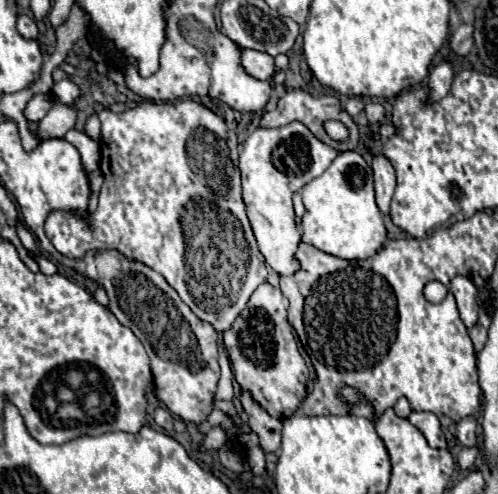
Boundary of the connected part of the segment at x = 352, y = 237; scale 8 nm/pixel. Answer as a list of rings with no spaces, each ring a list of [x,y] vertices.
[[[342,152],[322,176],[302,186],[300,194],[306,208],[300,220],[302,242],[344,260],[370,258],[384,244],[386,228],[372,192],[372,168],[358,152]]]

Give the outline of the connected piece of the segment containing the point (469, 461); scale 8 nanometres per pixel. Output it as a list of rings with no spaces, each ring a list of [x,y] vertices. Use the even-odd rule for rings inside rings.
[[[475,446],[472,448],[464,447],[457,457],[457,463],[462,470],[471,469],[474,466],[476,457],[479,454],[479,449]]]

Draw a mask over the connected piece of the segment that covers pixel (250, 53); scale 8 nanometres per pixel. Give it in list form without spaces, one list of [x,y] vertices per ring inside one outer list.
[[[244,48],[242,56],[240,56],[240,62],[242,62],[242,68],[246,70],[246,74],[250,74],[256,80],[270,80],[272,74],[276,72],[274,58],[266,52]]]

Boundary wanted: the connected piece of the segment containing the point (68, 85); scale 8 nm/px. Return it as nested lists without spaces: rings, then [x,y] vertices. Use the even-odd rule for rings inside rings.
[[[62,80],[62,82],[56,82],[52,86],[52,94],[58,102],[62,104],[72,104],[78,100],[78,86],[70,80]]]

